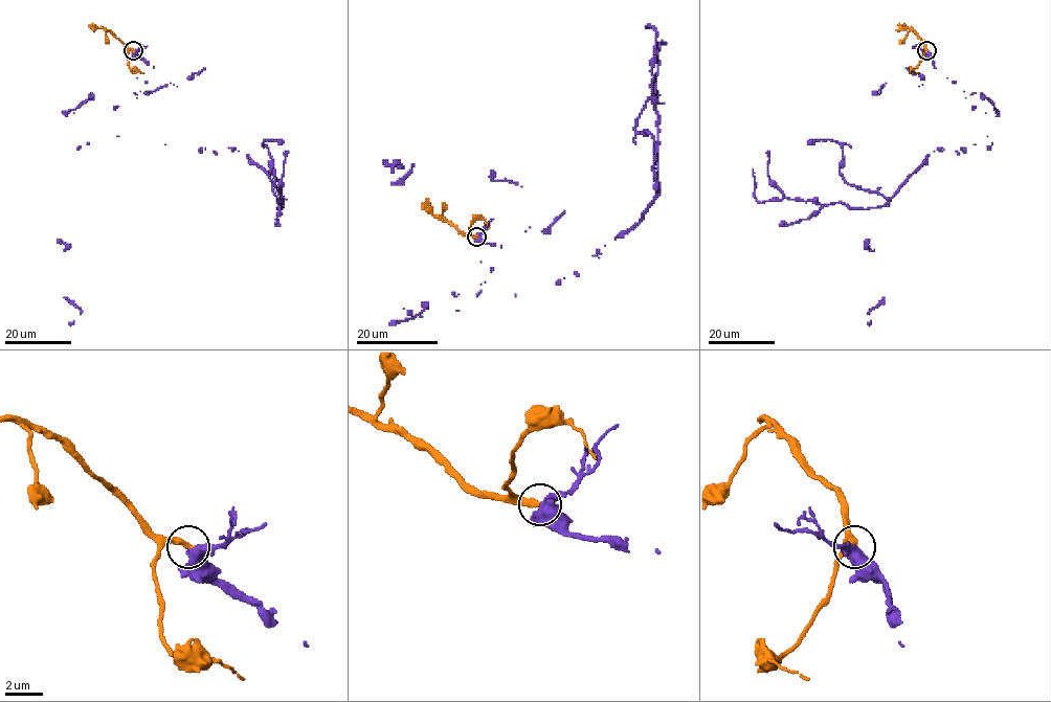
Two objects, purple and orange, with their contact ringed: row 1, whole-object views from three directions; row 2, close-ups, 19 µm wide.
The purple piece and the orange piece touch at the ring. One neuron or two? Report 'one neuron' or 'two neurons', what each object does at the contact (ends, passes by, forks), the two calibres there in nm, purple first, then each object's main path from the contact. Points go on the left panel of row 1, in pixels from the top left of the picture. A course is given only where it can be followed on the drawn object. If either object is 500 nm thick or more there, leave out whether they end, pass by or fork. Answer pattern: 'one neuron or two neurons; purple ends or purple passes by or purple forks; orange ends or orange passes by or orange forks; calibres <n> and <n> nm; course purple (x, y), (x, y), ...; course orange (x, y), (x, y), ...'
one neuron; purple passes by; orange ends; calibres 440 and 340 nm; course purple (133, 50), (148, 64), (136, 78), (147, 84), (165, 144), (246, 154), (269, 175), (281, 208), (273, 170); course orange (133, 50), (109, 30), (92, 29)

